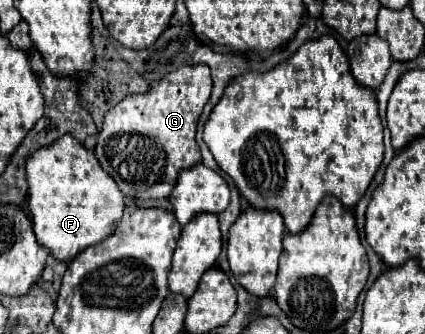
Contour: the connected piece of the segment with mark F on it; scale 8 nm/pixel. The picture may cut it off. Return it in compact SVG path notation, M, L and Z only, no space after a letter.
M61 137L57 145L41 149L29 157L29 209L33 231L39 245L49 249L59 261L73 261L77 253L109 237L121 221L125 199L117 183L101 169L93 151L85 149L73 137Z

